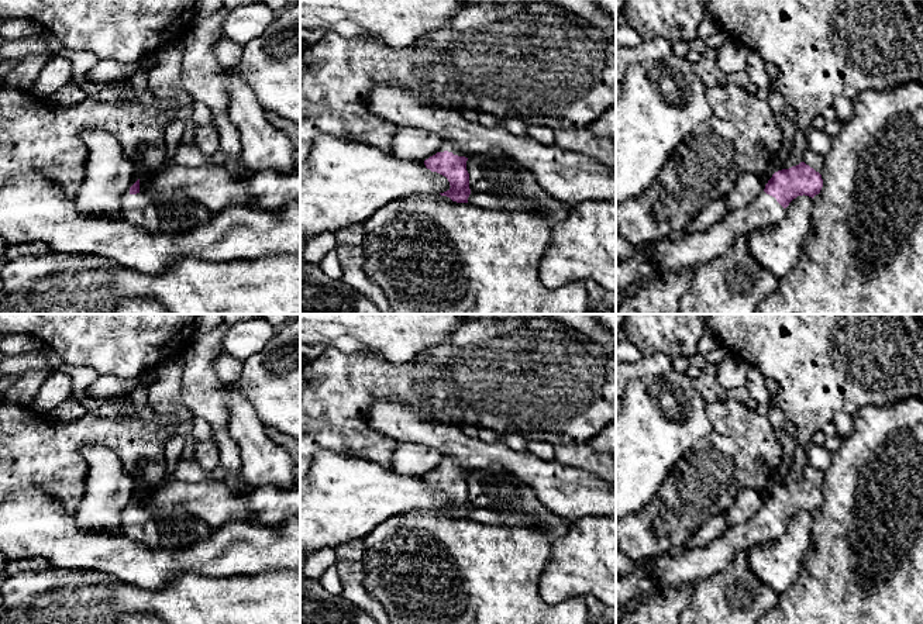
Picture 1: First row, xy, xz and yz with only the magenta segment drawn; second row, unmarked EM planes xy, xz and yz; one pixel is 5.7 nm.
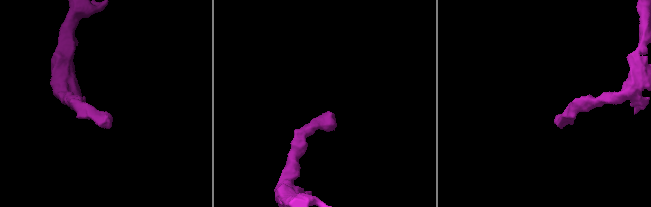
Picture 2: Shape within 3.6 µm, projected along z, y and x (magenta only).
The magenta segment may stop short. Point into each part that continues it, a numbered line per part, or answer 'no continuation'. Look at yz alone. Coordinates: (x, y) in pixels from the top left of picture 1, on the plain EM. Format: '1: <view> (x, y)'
1: yz (694, 566)

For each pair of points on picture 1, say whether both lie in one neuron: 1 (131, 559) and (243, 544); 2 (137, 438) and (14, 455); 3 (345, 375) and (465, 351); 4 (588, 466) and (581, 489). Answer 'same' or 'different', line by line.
1: same
2: same
3: same
4: different

